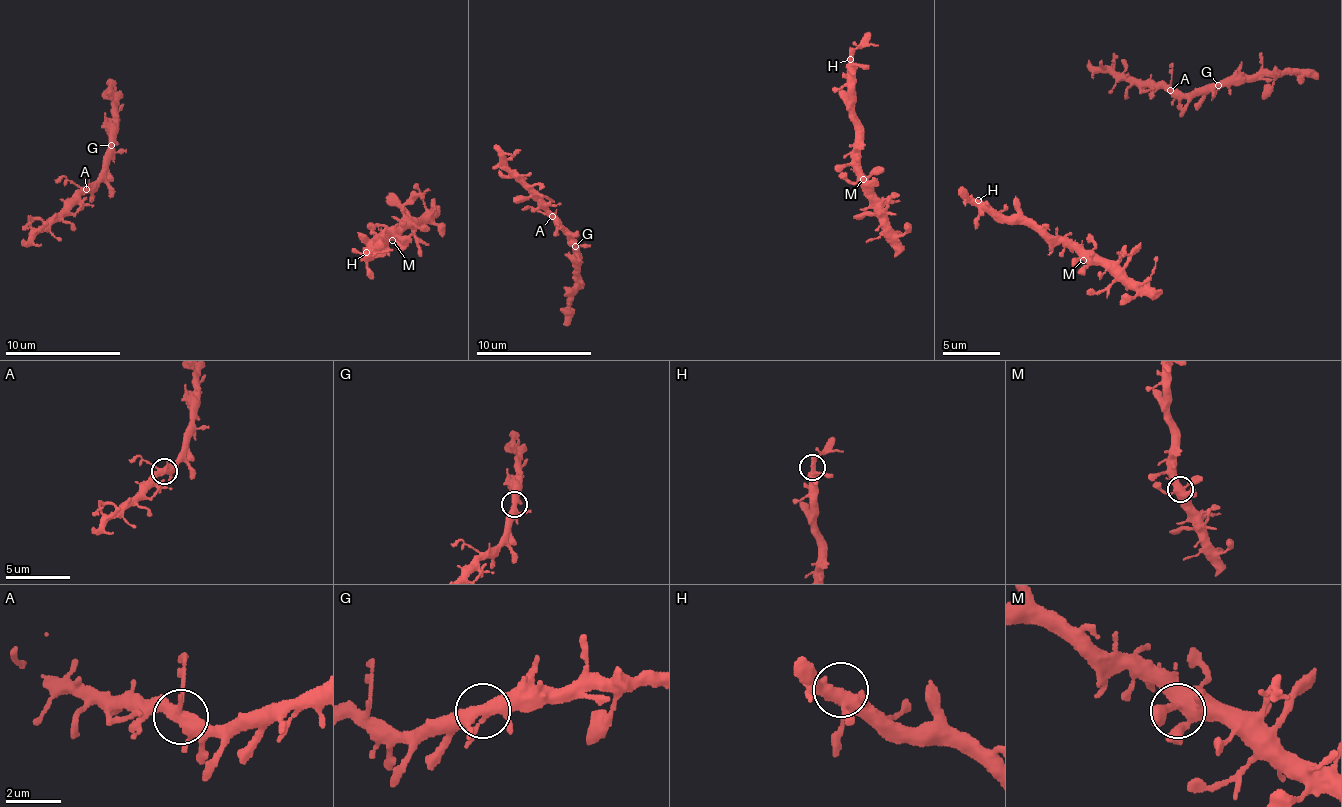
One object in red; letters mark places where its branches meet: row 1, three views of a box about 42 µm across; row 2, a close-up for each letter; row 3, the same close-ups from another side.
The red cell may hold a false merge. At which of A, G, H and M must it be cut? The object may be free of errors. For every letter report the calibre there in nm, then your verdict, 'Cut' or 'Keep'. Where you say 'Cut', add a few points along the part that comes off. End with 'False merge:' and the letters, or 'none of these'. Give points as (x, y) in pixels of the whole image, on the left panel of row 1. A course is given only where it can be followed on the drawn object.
A: Thickness 380 nm. Keep
G: Thickness 360 nm. Keep
H: Thickness 400 nm. Keep
M: Thickness 440 nm. Keep
False merge: none of these

